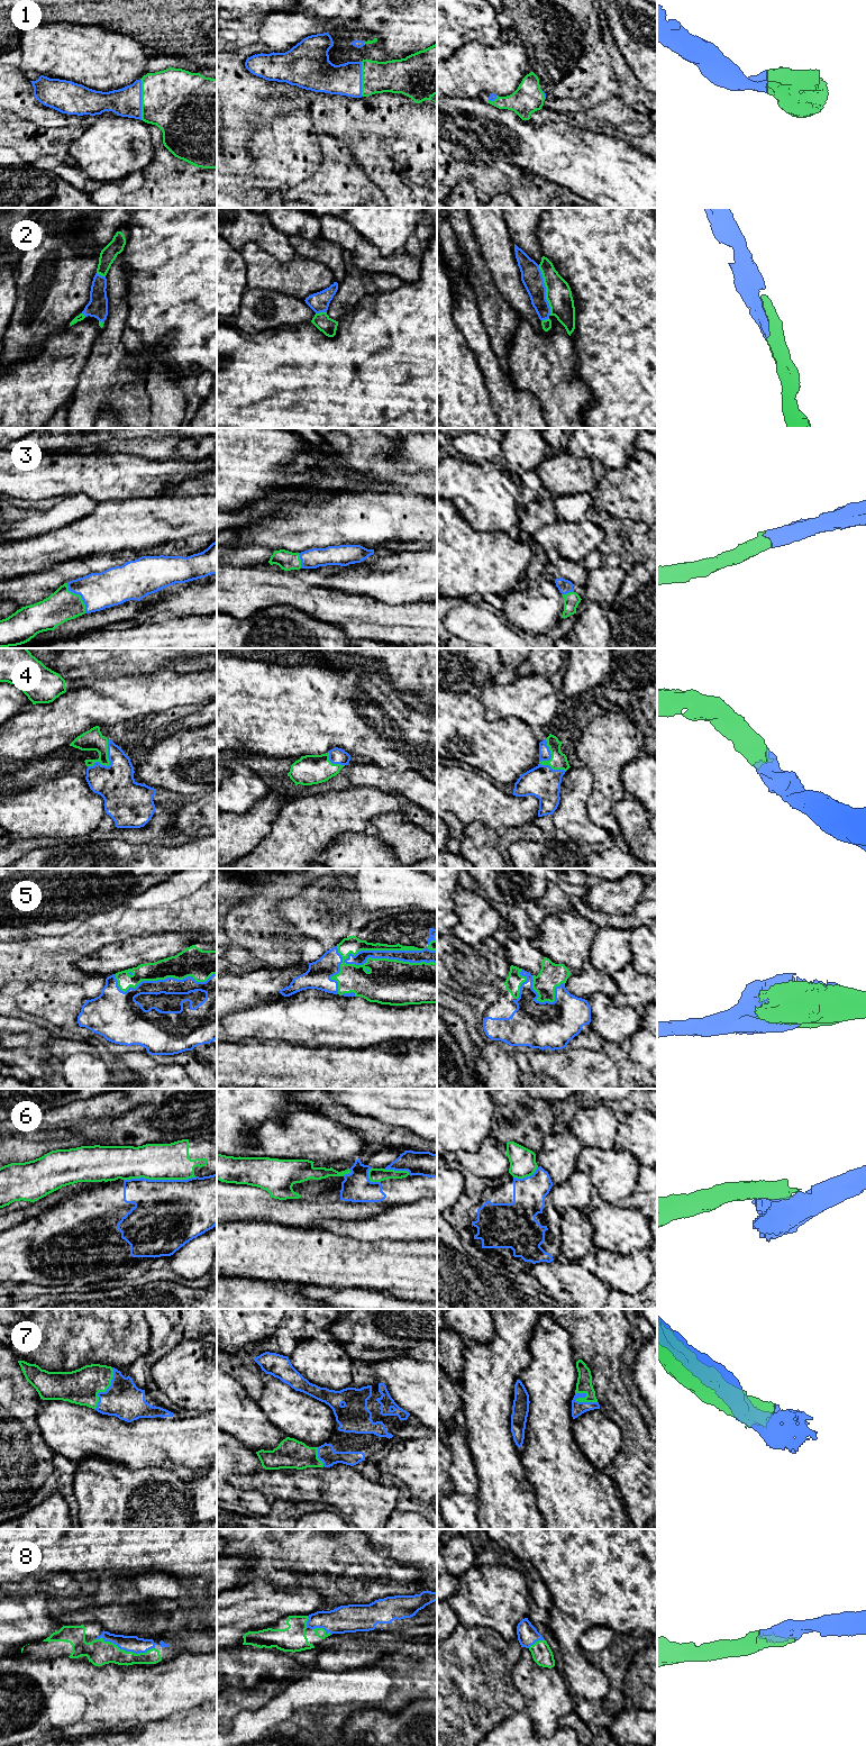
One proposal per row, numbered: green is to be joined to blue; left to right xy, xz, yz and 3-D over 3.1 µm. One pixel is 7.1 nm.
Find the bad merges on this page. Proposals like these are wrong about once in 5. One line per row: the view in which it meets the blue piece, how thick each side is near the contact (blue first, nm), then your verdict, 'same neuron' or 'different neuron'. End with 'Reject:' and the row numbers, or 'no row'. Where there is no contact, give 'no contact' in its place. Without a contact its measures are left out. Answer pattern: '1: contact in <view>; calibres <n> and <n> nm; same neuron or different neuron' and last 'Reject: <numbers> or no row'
1: contact in xy; calibres 200 and 460 nm; same neuron
2: contact in yz; calibres 150 and 190 nm; same neuron
3: contact in xy; calibres 260 and 220 nm; same neuron
4: contact in yz; calibres 80 and 130 nm; same neuron
5: contact in xz; calibres 100 and 320 nm; same neuron
6: contact in xy; calibres 500 and 260 nm; different neuron
7: contact in xy; calibres 260 and 260 nm; same neuron
8: contact in xy; calibres 120 and 180 nm; same neuron
Reject: 6

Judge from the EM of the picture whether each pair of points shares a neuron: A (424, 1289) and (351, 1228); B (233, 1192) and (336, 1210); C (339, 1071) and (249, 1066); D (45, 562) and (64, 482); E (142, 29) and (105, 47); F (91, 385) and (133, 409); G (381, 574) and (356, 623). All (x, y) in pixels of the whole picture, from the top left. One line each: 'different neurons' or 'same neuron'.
A: different neurons
B: same neuron
C: same neuron
D: different neurons
E: different neurons
F: same neuron
G: different neurons

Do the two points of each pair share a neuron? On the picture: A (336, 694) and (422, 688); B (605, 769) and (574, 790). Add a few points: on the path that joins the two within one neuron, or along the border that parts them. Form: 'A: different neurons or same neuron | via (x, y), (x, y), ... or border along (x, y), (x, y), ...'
A: different neurons | border along (382, 670), (385, 679), (400, 693)
B: different neurons | border along (583, 764), (593, 779), (586, 803)

